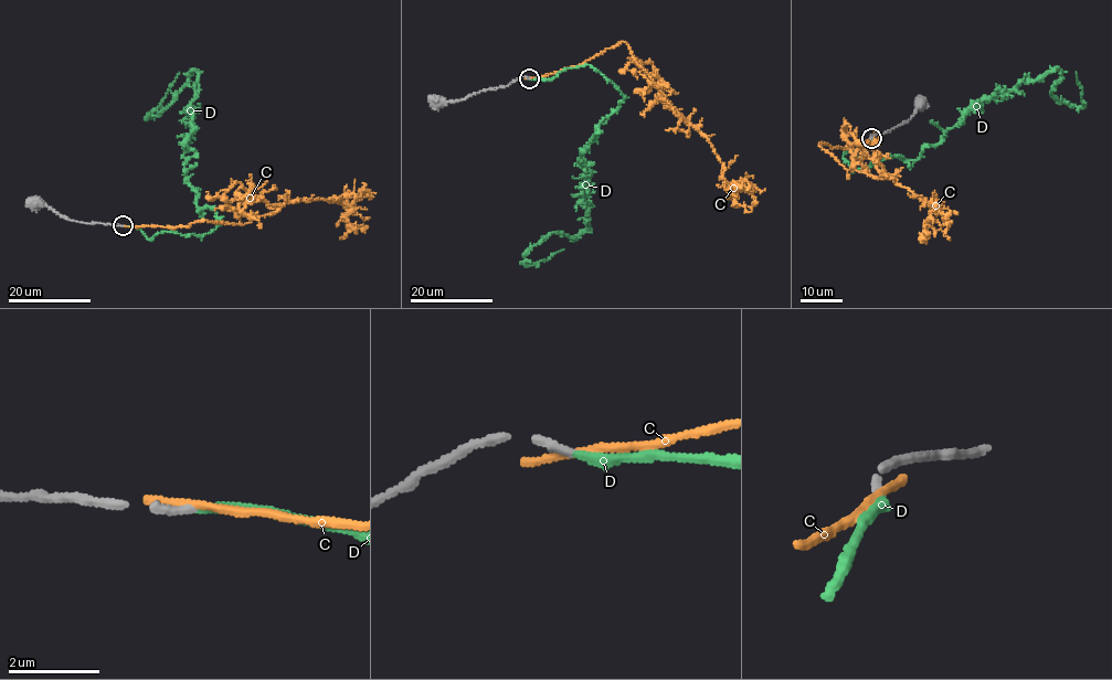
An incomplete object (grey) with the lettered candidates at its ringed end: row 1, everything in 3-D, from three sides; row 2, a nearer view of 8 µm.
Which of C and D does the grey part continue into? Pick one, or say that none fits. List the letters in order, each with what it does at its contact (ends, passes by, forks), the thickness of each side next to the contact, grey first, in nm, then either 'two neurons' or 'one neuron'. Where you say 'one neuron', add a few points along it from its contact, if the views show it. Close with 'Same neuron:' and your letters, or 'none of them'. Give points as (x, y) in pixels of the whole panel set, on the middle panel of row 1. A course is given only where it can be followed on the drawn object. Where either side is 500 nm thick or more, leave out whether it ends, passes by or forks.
C: it ends; calibres 180 and 200 nm; two neurons
D: it ends; calibres 180 and 200 nm; one neuron; course (529, 78), (591, 65), (623, 95), (580, 152), (585, 230), (548, 234), (525, 264), (563, 248)
Same neuron: D

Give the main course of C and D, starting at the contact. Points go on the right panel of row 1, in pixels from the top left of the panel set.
C: (871, 138), (845, 149), (819, 144), (845, 168), (878, 178), (886, 174), (935, 203), (923, 237), (919, 233)
D: (871, 138), (843, 156), (854, 169), (915, 160), (980, 101), (1054, 68), (1051, 96), (1082, 107), (1076, 72)

